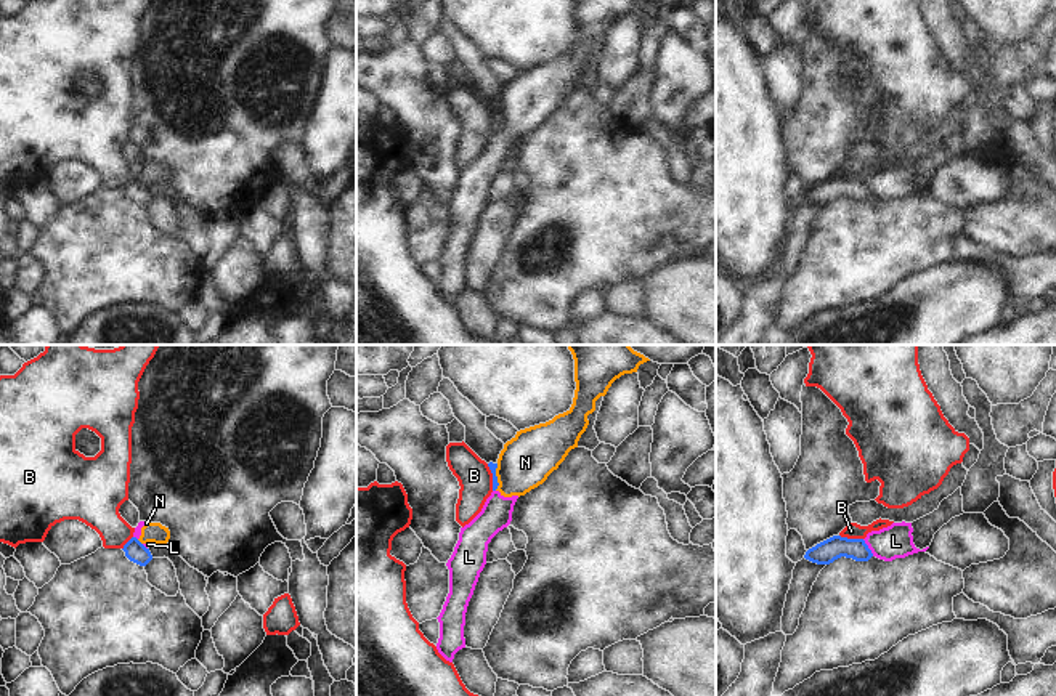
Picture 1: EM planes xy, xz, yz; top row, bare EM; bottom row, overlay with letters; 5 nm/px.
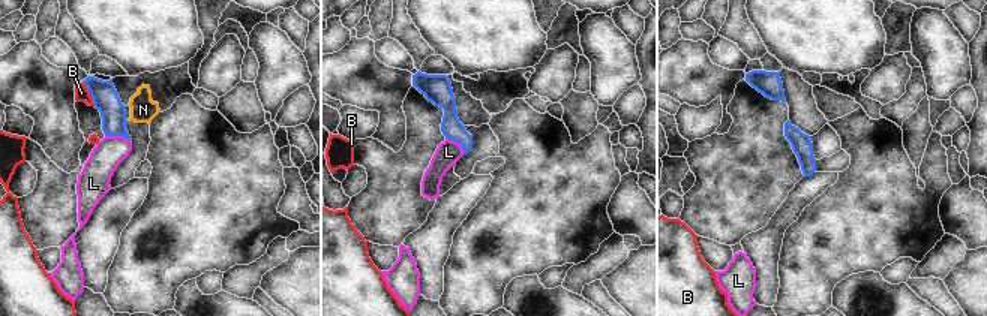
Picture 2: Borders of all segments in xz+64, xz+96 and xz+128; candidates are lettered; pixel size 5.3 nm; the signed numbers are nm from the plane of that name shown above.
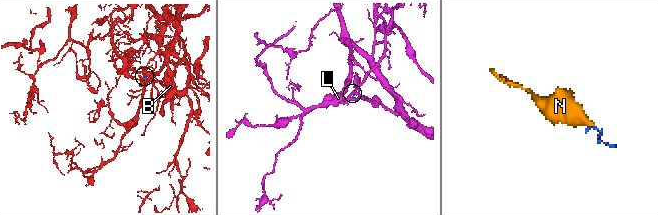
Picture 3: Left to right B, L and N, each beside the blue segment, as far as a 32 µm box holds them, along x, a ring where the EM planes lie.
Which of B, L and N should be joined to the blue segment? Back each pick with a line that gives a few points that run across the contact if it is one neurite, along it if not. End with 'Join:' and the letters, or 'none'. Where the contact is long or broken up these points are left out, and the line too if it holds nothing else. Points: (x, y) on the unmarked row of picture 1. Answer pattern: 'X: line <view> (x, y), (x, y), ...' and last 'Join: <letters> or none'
Join: none

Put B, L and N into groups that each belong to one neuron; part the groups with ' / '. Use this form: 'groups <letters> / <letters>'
groups B / L N

